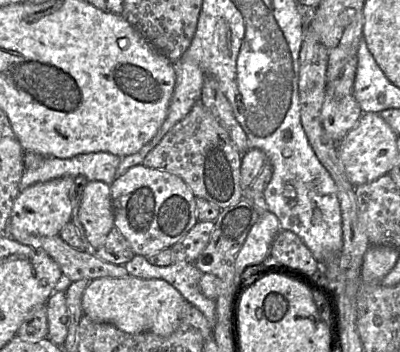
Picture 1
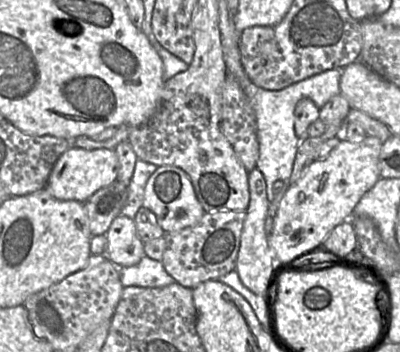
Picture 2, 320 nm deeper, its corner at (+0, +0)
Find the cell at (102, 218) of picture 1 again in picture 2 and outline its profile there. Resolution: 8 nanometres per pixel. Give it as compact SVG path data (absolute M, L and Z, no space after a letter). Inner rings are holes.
M121 214L112 221L106 238L106 256L117 267L136 265L145 256L135 223L127 216Z

